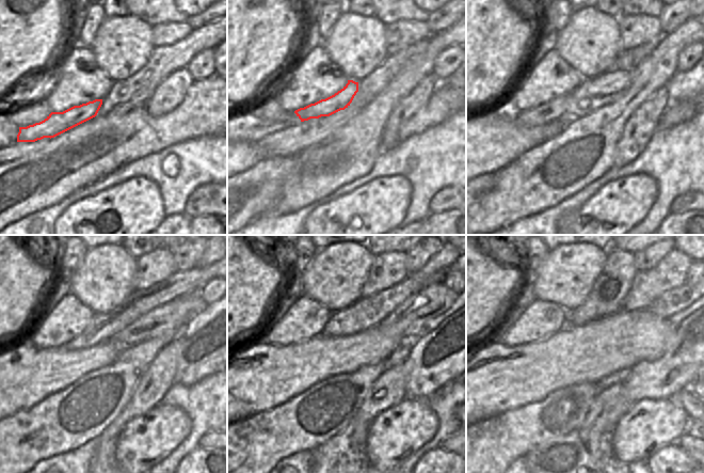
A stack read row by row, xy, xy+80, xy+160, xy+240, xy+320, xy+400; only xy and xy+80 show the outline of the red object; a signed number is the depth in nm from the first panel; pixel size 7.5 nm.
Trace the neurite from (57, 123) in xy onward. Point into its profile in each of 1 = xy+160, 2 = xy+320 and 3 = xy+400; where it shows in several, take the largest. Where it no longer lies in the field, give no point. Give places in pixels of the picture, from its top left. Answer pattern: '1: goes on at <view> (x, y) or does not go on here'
1: goes on at xy+160 (592, 93)
2: goes on at xy+320 (408, 320)
3: goes on at xy+400 (677, 299)

